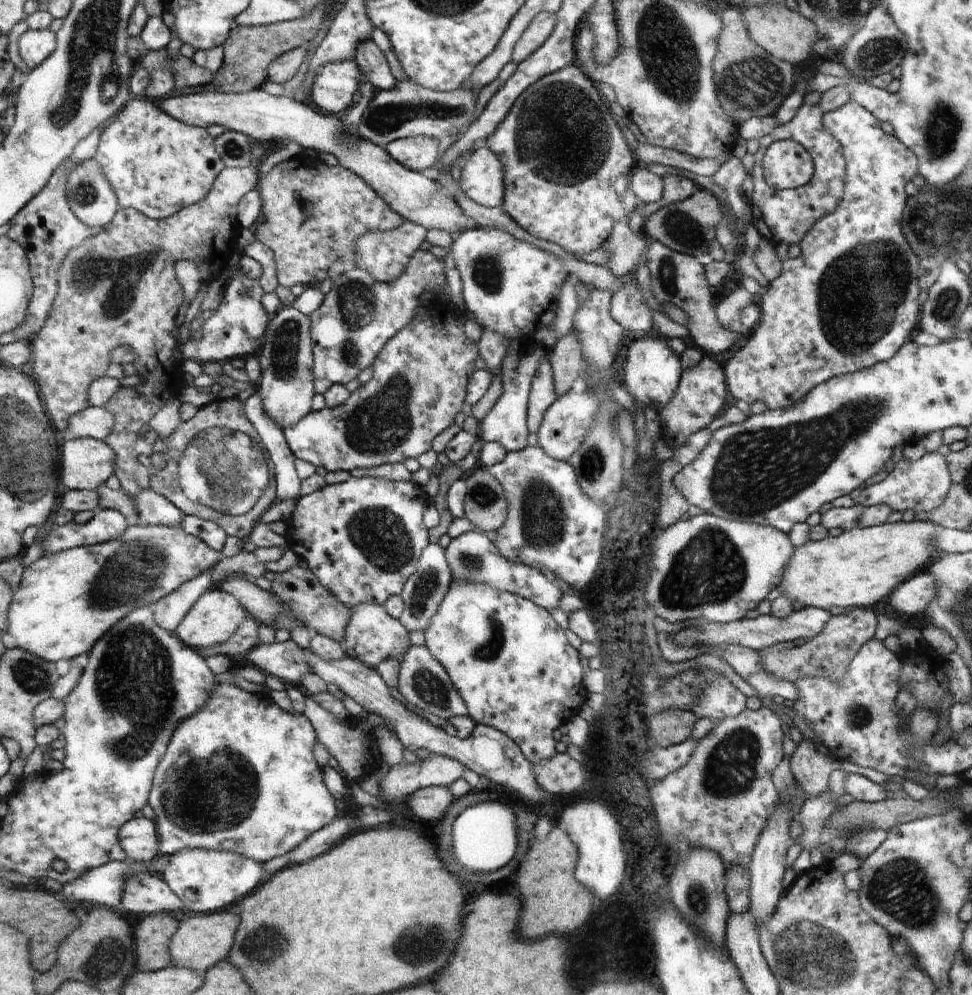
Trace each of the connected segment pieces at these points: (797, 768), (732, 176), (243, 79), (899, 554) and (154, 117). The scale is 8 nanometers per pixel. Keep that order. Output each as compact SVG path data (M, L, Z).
M802 739L791 756L790 768L806 797L822 794L830 782L835 761L822 755L810 739Z
M735 157L726 160L716 174L712 176L714 182L726 190L729 207L734 212L736 219L742 217L743 214L744 202L740 198L740 186L748 176L749 174L746 172L741 160Z
M320 2L306 16L268 24L268 26L242 26L242 24L236 23L230 40L224 46L226 62L224 62L222 69L215 74L212 87L222 93L246 93L260 89L262 84L269 80L268 66L276 58L280 58L286 52L290 52L314 39L323 22L324 9L327 5L328 2Z
M896 522L894 524L882 524L874 527L857 527L850 531L844 531L840 536L832 538L828 536L823 540L808 540L798 550L794 550L793 557L786 567L782 580L784 595L788 595L793 602L802 602L806 607L818 607L828 611L828 608L874 608L876 602L890 596L894 589L902 581L923 572L926 566L930 566L934 558L934 546L930 544L930 538L934 534L932 522Z
M134 98L104 131L96 160L105 167L110 184L123 208L134 209L149 218L163 220L188 206L205 201L213 193L216 180L227 168L218 154L216 139L205 127L196 127L170 116L152 99Z

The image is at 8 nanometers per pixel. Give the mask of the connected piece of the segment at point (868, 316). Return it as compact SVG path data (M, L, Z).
M846 102L843 106L840 106L837 110L825 112L824 117L824 126L826 130L830 132L838 140L838 143L842 146L842 154L845 156L846 162L846 173L845 173L845 191L844 197L840 205L837 209L834 210L834 213L826 214L825 218L822 218L815 226L812 226L808 232L804 234L802 240L798 242L800 246L800 250L802 250L800 256L794 259L786 258L783 261L782 274L776 278L772 283L768 285L768 290L762 294L762 300L760 300L760 306L762 306L761 312L761 321L757 325L757 327L750 333L750 337L747 339L746 344L740 348L728 360L728 364L724 368L724 376L726 376L726 386L727 390L730 391L730 394L734 396L734 398L738 399L738 401L743 400L747 402L749 405L752 405L755 402L764 402L768 409L775 410L776 408L789 408L790 406L797 405L799 401L803 401L815 388L821 385L824 382L829 381L830 379L838 376L844 376L846 374L857 373L860 370L869 368L870 366L877 365L878 362L885 362L886 360L890 360L890 358L895 357L899 352L904 349L906 342L911 342L915 339L916 334L920 331L919 327L921 326L921 313L922 313L922 288L921 288L921 266L920 262L922 262L922 258L916 258L916 254L912 252L912 248L909 246L908 240L905 239L905 234L901 228L901 222L904 220L904 211L908 207L909 199L910 199L910 182L914 182L914 178L918 178L918 174L921 174L921 166L920 160L917 159L917 156L913 154L912 151L909 150L908 147L905 146L896 136L892 136L890 134L890 130L886 130L886 126L882 126L882 120L878 118L877 115L874 115L872 111L866 110L865 107L858 105L856 102Z

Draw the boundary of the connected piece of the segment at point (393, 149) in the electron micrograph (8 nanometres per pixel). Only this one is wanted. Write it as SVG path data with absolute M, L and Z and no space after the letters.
M409 137L390 142L384 150L396 162L414 172L435 167L439 160L439 143L429 137Z

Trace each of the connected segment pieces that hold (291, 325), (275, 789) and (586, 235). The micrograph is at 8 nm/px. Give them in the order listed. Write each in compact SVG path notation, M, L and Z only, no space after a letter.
M282 306L271 317L265 333L265 345L259 350L259 364L262 366L260 379L255 386L262 395L262 406L266 416L272 418L280 428L294 426L310 413L310 402L314 398L312 388L312 350L310 340L310 318L296 307Z
M235 671L217 675L220 679L220 685L213 690L213 696L210 697L209 704L202 709L200 713L193 717L187 718L177 728L178 734L173 736L170 741L170 748L162 766L157 770L155 785L151 794L149 804L154 808L156 814L156 823L161 835L161 856L164 854L175 855L184 849L214 849L215 851L234 851L238 854L254 859L257 863L272 860L276 856L287 855L293 848L296 848L303 840L306 840L310 834L320 830L322 826L330 824L338 810L336 802L330 796L331 791L324 786L323 770L316 764L312 750L316 746L316 735L312 728L313 723L306 718L304 714L288 714L284 712L269 694L247 693L242 690L235 681Z
M574 62L562 70L544 76L541 80L534 82L533 86L525 91L514 102L513 109L510 110L508 117L498 126L496 133L493 137L489 137L484 145L488 147L488 150L493 151L494 154L502 162L502 166L505 167L505 201L504 208L510 217L518 223L526 232L532 236L537 237L554 244L558 244L564 251L571 254L583 254L595 251L596 248L600 248L604 244L604 240L608 240L608 236L612 234L612 226L616 222L622 222L626 220L624 218L624 208L614 192L614 180L629 172L628 168L632 168L632 152L628 148L628 144L624 142L624 136L622 132L618 130L618 124L610 112L611 108L608 108L602 100L602 96L598 94L598 90L594 88L594 84L590 82L590 78L582 71L582 66L579 63Z

